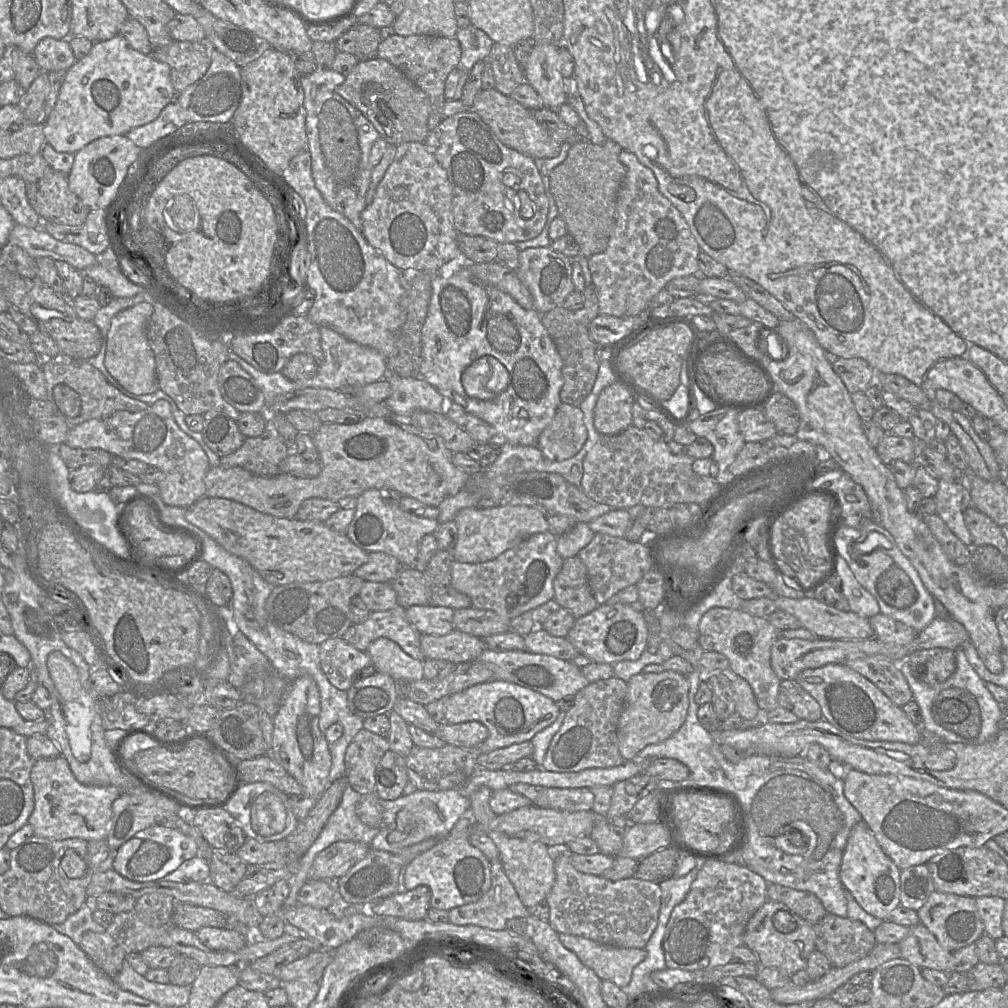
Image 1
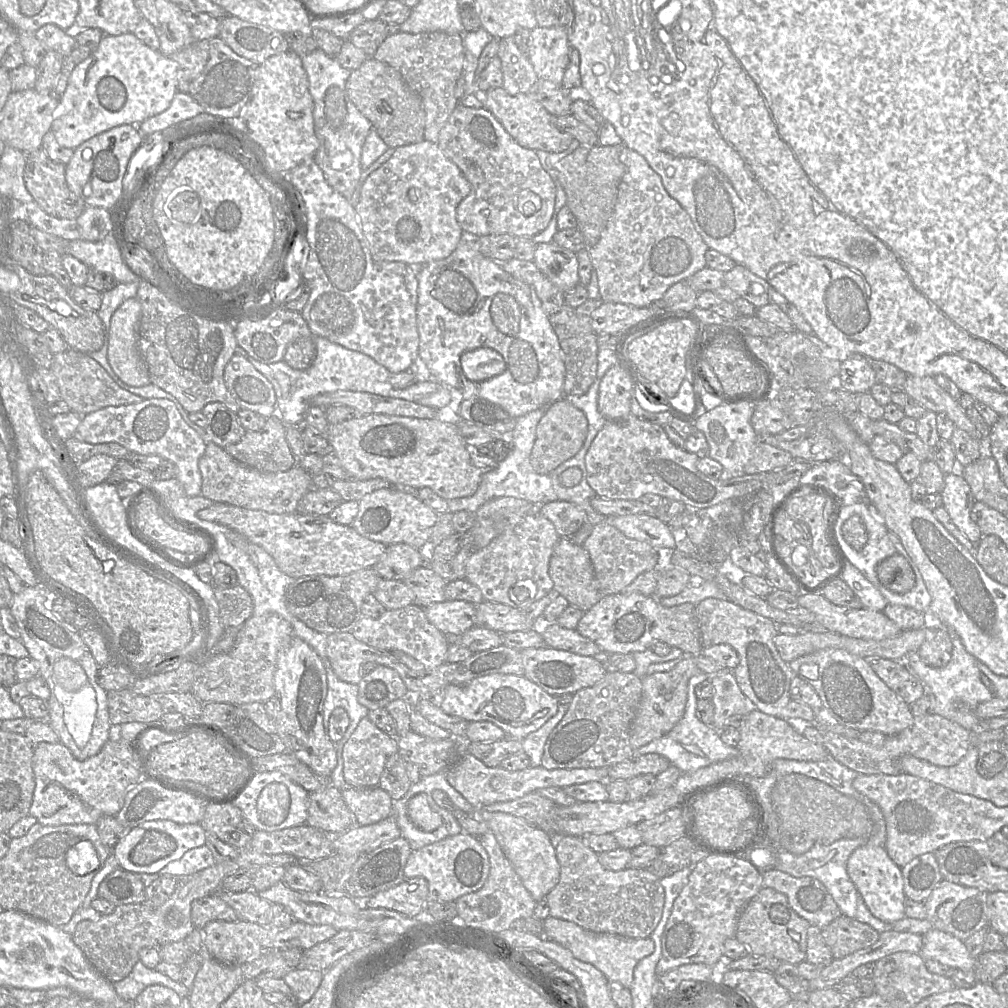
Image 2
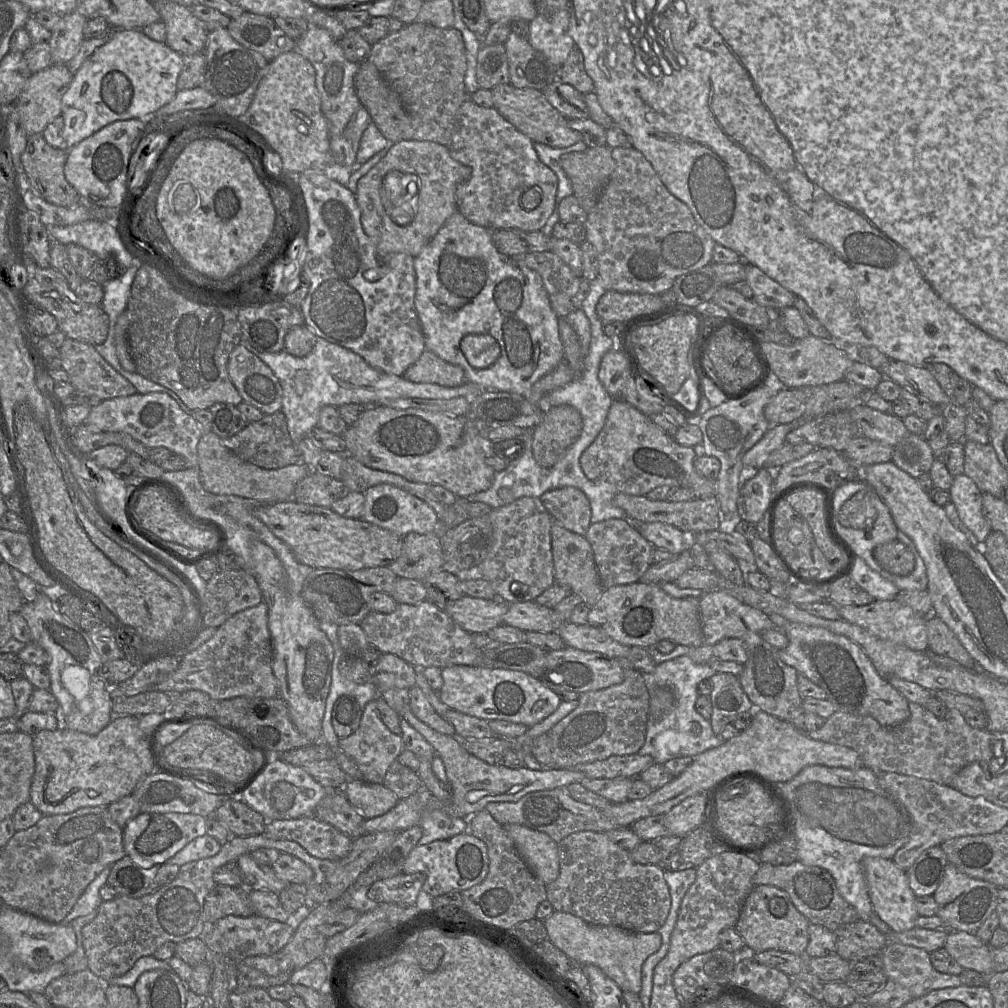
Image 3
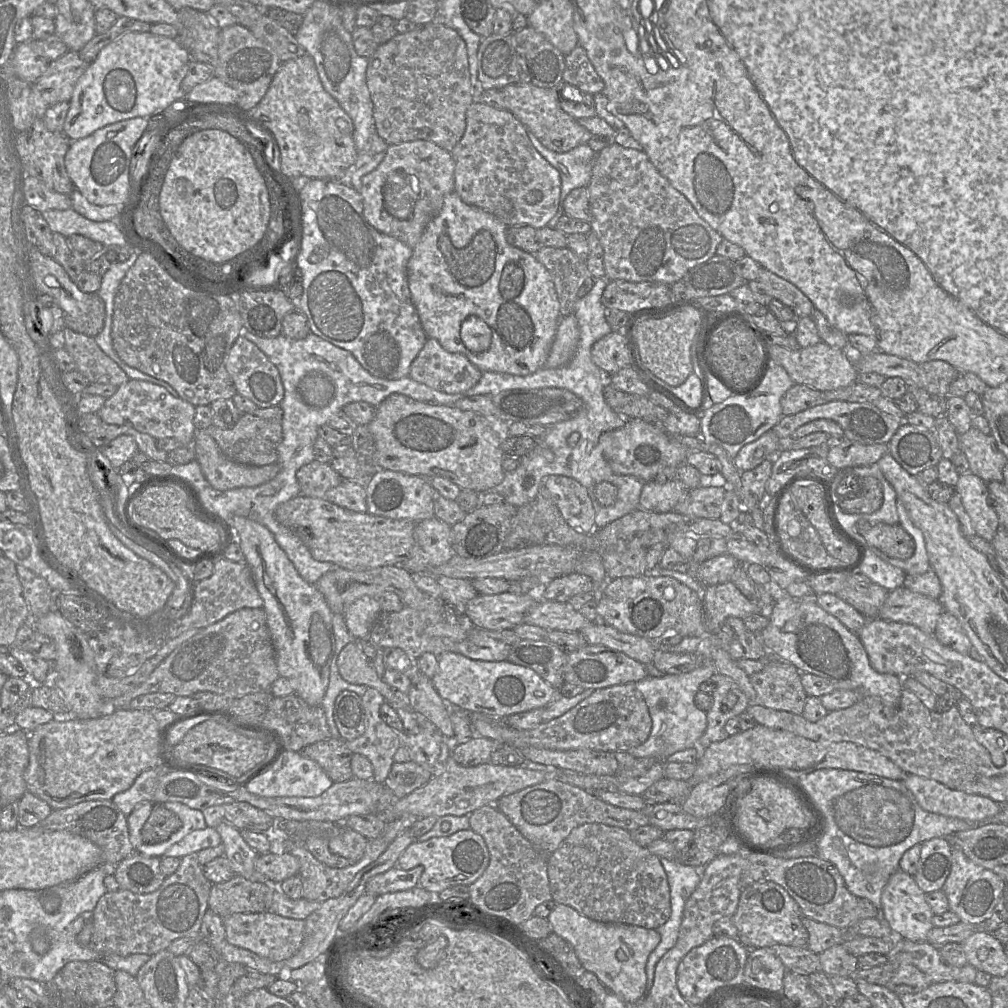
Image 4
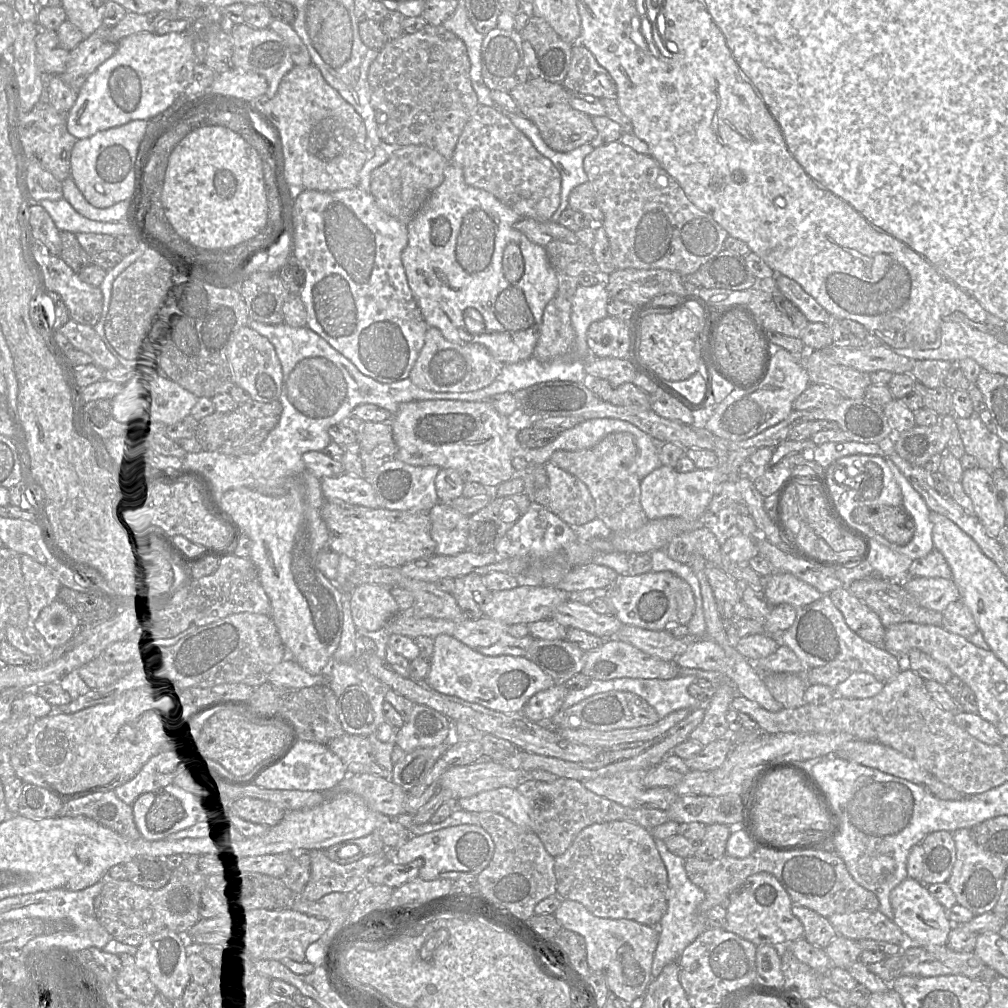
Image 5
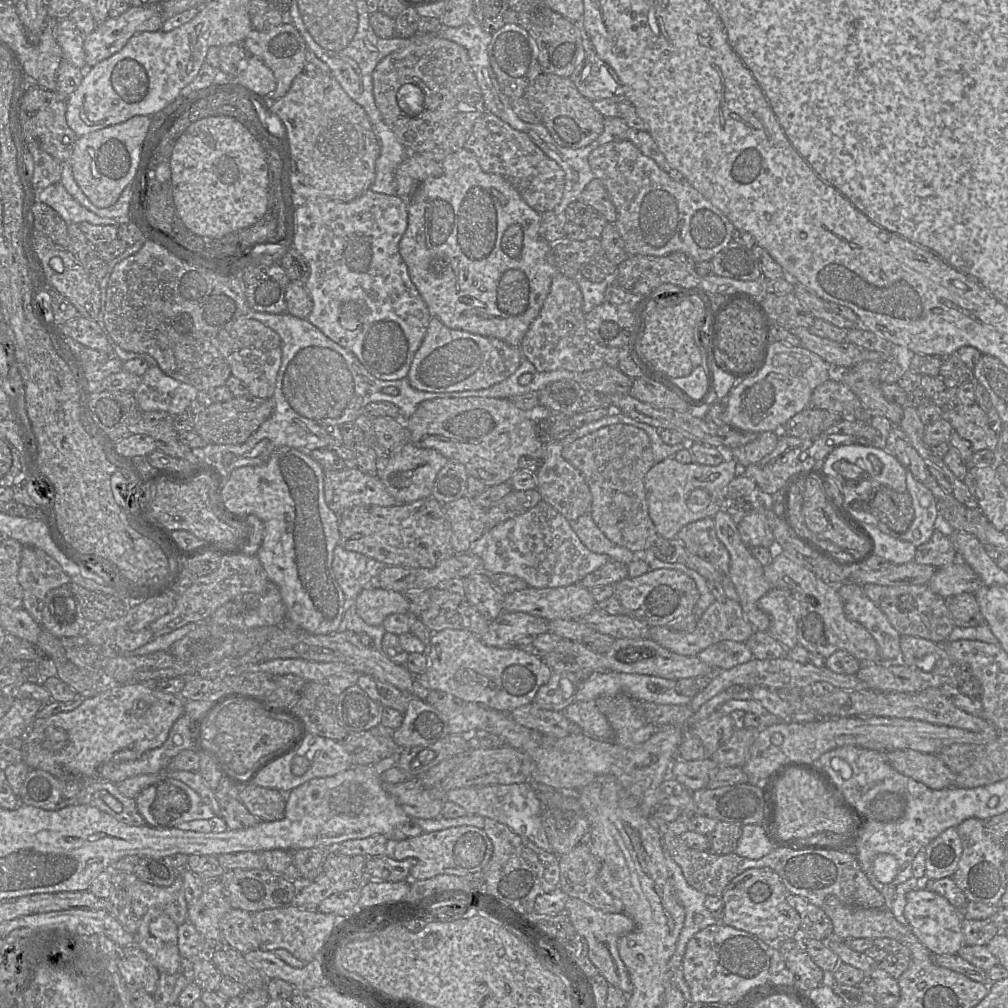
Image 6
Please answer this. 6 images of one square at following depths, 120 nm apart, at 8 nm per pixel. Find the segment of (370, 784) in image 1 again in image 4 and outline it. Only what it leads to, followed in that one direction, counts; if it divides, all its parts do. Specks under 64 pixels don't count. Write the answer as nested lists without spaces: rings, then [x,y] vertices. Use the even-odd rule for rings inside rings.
[[[368,687],[362,697],[366,714],[366,730],[358,738],[346,741],[354,753],[365,756],[373,766],[373,780],[384,784],[392,764],[394,754],[401,746],[401,734],[388,726],[380,716],[384,697],[376,689]]]

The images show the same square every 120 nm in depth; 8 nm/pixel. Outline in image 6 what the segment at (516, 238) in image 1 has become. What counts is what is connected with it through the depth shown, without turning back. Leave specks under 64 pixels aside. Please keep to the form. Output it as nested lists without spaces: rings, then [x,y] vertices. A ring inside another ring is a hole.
[[[485,111],[476,120],[464,148],[476,156],[484,172],[505,178],[536,212],[552,211],[560,202],[565,184],[563,169],[536,146],[525,132],[514,129],[496,115]]]

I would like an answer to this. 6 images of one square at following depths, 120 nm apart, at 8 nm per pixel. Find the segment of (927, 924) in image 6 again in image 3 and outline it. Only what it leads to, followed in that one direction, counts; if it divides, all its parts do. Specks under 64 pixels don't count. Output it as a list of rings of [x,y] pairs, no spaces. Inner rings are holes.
[[[880,857],[865,858],[863,868],[869,898],[875,914],[890,927],[892,933],[900,933],[915,928],[919,915],[915,908],[916,896],[910,888],[906,871],[898,868],[893,859]]]

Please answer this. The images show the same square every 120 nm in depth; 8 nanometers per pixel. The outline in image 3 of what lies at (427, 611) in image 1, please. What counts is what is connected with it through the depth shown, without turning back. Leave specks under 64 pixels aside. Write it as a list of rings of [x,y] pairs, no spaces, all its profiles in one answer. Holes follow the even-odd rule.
[[[462,596],[449,603],[444,611],[461,628],[471,634],[487,634],[503,624],[509,604],[499,599],[486,600]]]

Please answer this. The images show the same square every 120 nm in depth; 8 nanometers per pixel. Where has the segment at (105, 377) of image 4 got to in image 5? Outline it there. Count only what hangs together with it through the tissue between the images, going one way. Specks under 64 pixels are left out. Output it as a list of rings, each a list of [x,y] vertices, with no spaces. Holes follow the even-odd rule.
[[[69,319],[58,331],[69,340],[75,349],[90,355],[93,363],[101,369],[110,370],[120,365],[94,327]]]

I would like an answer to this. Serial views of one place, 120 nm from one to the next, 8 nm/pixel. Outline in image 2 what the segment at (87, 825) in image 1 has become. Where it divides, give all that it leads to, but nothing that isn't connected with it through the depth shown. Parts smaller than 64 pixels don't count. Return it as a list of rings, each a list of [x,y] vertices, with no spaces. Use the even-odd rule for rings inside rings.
[[[108,740],[98,754],[85,760],[78,760],[61,742],[42,742],[34,747],[32,769],[35,789],[29,814],[48,826],[96,824],[102,816],[116,816],[127,792],[142,780],[126,740]]]

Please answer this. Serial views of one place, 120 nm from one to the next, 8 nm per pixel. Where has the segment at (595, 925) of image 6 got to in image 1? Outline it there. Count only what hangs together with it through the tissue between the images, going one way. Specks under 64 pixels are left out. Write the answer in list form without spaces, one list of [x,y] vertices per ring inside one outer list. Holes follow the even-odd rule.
[[[558,933],[558,936],[582,964],[592,969],[601,980],[609,980],[619,988],[630,983],[634,967],[647,956],[644,948],[620,948],[563,933]]]

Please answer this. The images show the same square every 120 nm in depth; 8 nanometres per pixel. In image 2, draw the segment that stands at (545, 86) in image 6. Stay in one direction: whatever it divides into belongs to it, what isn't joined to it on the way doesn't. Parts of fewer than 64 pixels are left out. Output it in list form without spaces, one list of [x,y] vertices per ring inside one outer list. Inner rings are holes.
[[[501,87],[489,89],[480,95],[483,97],[484,108],[488,109],[524,148],[560,153],[566,150],[574,139],[570,134],[559,130],[554,124],[555,116],[527,94],[510,95]]]

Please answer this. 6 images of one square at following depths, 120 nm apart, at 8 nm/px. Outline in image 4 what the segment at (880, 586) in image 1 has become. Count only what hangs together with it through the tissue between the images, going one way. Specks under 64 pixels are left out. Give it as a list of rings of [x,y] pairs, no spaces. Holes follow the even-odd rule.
[[[859,522],[858,528],[867,545],[877,548],[889,557],[906,560],[914,554],[915,542],[899,523],[878,523],[870,526]]]

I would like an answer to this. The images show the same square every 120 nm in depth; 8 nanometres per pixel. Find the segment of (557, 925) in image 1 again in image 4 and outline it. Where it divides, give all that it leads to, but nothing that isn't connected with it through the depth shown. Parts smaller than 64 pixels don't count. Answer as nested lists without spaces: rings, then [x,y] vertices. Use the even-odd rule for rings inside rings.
[[[586,823],[573,829],[571,833],[564,839],[560,846],[547,857],[548,878],[550,883],[550,891],[552,899],[556,903],[566,904],[579,913],[600,922],[606,923],[625,923],[644,928],[656,929],[663,925],[670,917],[670,888],[667,876],[660,862],[660,858],[652,854],[647,847],[640,846],[630,836],[630,831],[620,827],[609,826],[601,823]]]

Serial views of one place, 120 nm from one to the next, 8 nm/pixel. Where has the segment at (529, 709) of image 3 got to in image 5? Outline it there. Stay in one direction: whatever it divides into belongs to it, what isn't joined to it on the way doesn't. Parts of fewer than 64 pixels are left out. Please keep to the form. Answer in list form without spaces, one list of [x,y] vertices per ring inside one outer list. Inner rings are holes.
[[[446,634],[436,636],[433,641],[434,651],[426,681],[439,693],[495,711],[515,713],[522,712],[533,695],[554,685],[549,675],[524,656],[486,656]]]

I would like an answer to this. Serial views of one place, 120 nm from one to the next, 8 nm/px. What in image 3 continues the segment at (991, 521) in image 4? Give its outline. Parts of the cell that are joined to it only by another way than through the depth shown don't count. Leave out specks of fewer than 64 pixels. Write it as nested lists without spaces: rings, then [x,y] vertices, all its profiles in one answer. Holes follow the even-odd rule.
[[[965,474],[954,476],[948,491],[960,520],[975,535],[977,542],[984,543],[992,528],[982,512],[983,493]]]

